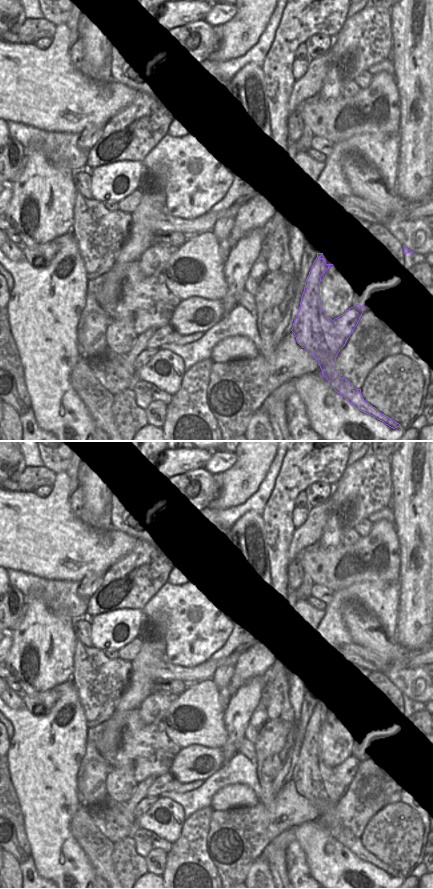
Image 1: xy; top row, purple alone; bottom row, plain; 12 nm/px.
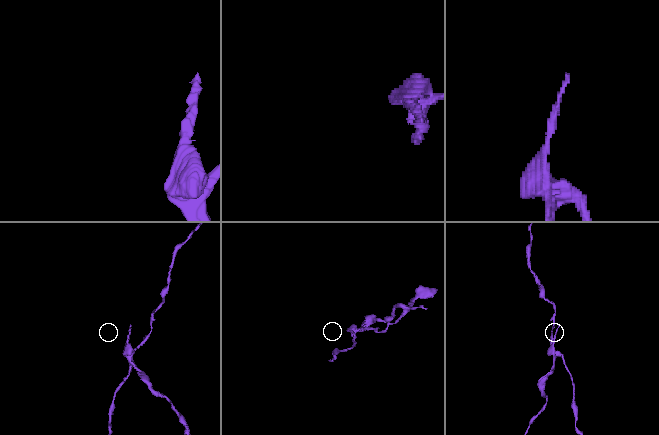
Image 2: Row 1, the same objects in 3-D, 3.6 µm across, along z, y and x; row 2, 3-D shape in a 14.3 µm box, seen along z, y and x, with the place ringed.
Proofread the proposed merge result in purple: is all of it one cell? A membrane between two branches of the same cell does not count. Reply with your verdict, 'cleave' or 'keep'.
cleave

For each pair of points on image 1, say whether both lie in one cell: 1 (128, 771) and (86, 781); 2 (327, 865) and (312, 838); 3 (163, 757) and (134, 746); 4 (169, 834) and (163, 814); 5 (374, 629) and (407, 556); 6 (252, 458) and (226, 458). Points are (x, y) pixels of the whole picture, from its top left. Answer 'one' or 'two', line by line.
1: two
2: one
3: one
4: one
5: two
6: two

